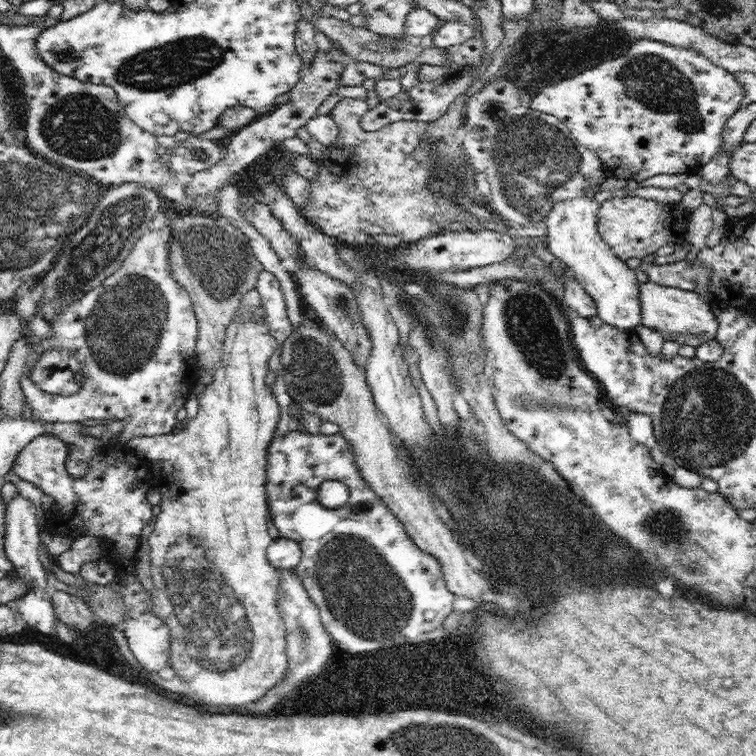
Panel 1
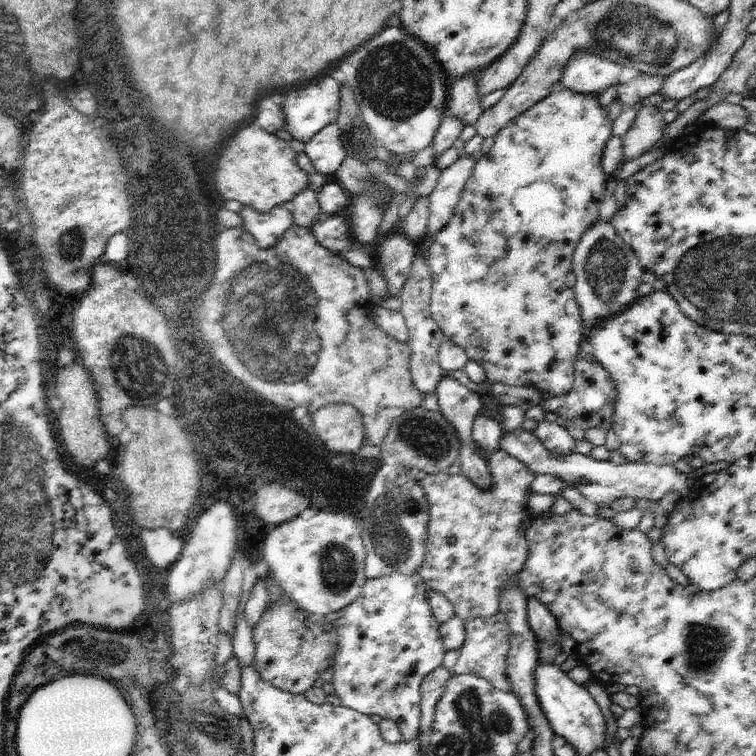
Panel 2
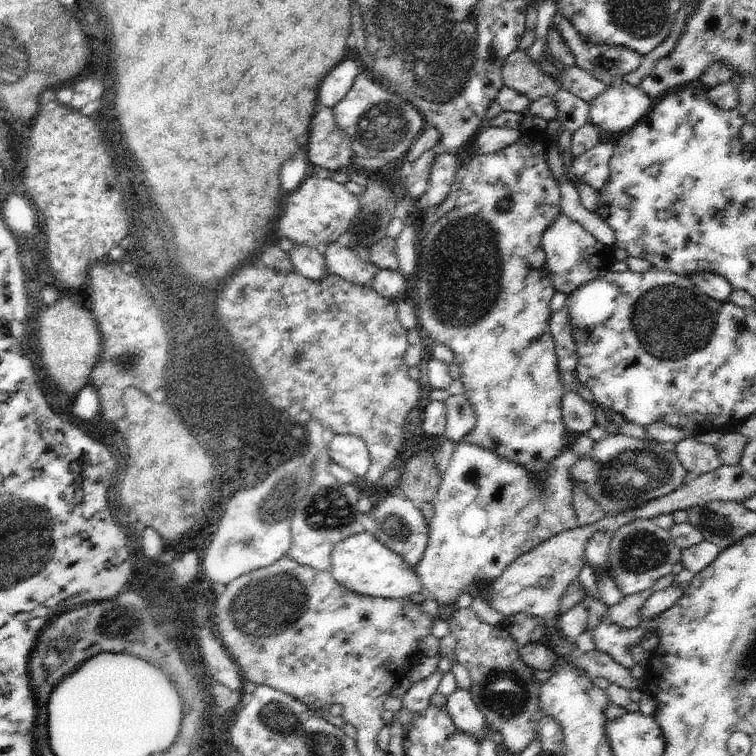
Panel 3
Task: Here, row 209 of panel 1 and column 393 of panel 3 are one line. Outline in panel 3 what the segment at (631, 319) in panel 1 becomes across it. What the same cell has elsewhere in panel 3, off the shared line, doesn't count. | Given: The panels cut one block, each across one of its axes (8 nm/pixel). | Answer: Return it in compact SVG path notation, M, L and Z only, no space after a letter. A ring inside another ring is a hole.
M369 532L347 536L333 546L329 574L343 588L347 588L359 596L367 596L367 598L403 600L405 596L421 590L421 582L419 582L415 570L407 568L407 564L403 564L403 560L393 550L389 550L385 544L381 544L377 538L373 538Z

